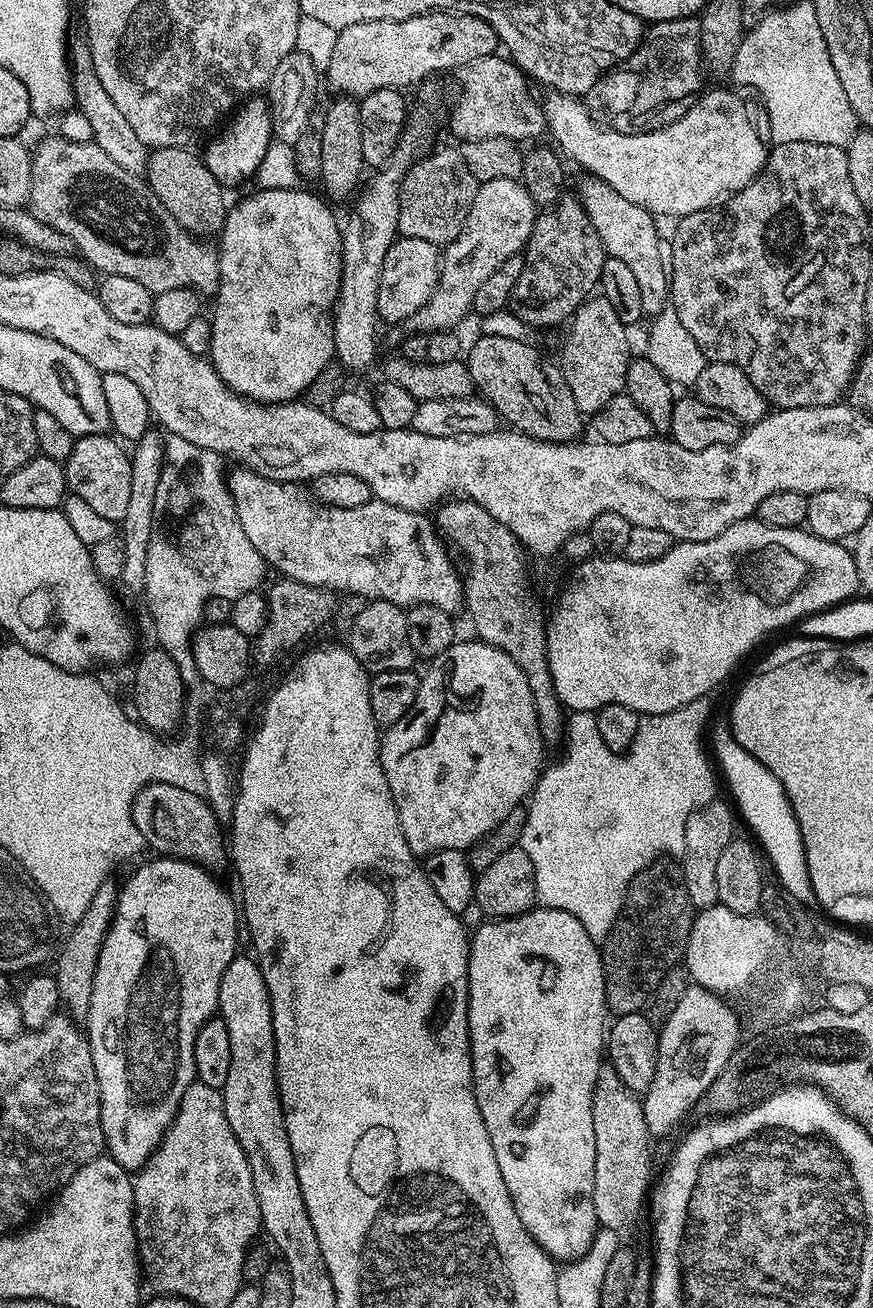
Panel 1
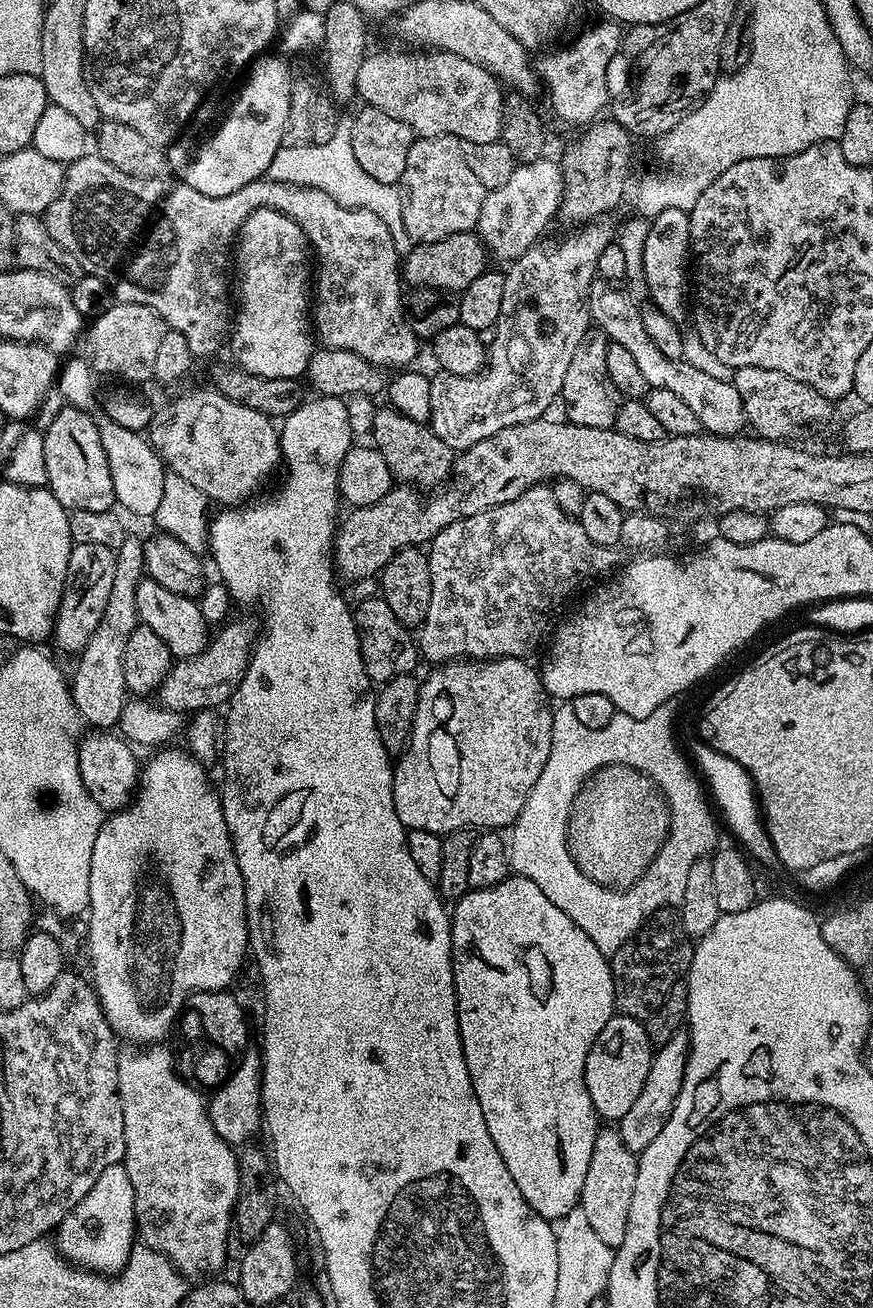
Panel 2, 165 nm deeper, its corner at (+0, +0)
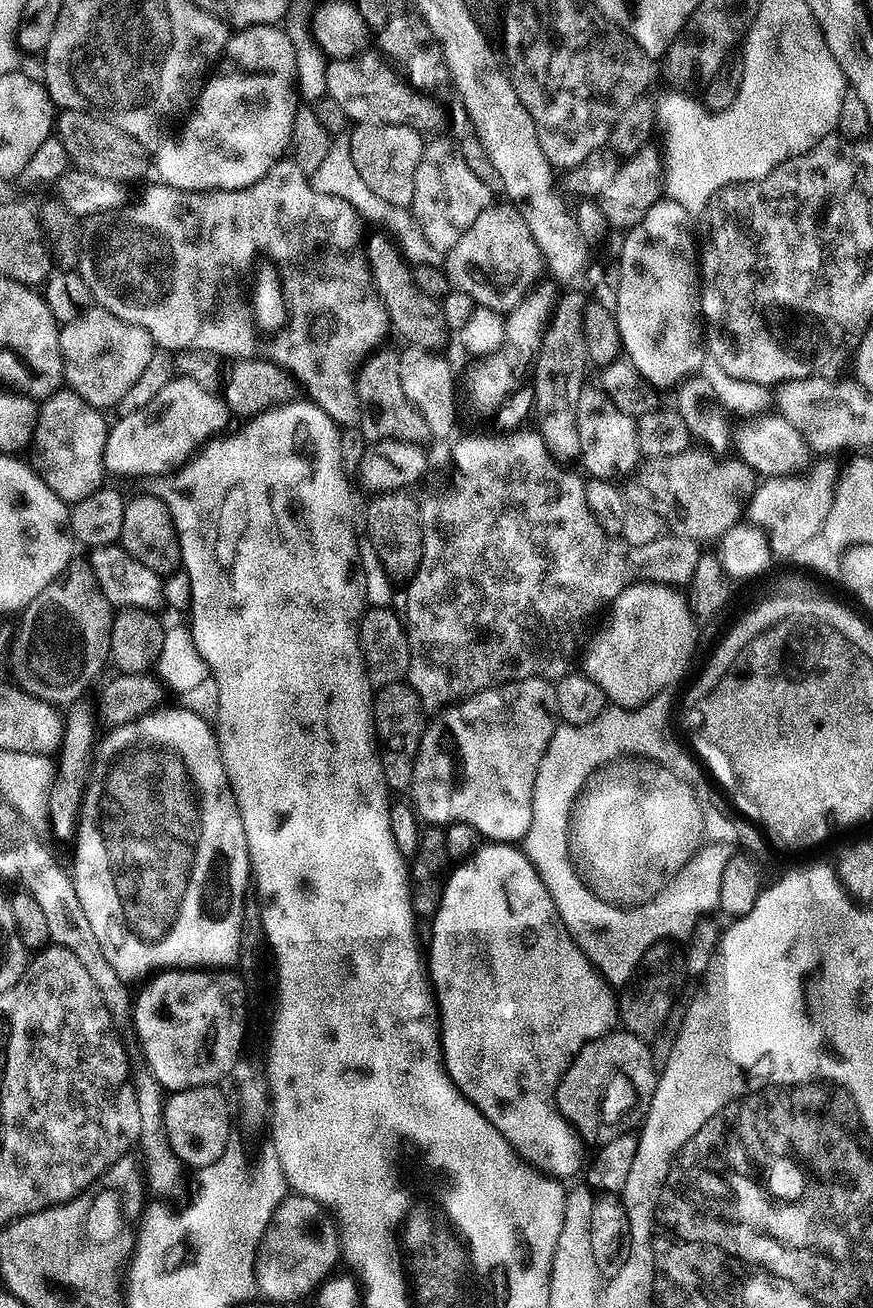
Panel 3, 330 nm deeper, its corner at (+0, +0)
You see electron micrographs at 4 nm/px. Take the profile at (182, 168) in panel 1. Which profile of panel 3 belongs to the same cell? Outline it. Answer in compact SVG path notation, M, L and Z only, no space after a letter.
M77 108L61 111L54 125L62 143L68 147L71 163L79 171L93 172L103 180L140 180L150 172L150 152L142 147L130 134L118 130L109 120L91 112L80 112Z

